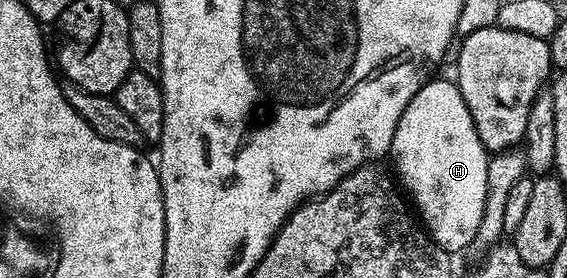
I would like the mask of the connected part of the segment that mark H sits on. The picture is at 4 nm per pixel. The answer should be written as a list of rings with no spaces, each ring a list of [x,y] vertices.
[[[433,77],[412,97],[410,104],[406,104],[406,112],[402,112],[398,128],[394,128],[390,159],[392,158],[392,166],[396,169],[395,177],[406,194],[408,189],[407,197],[418,211],[418,218],[424,229],[443,250],[456,256],[459,255],[459,250],[475,243],[478,226],[482,224],[482,212],[486,208],[486,168],[490,151],[478,138],[478,128],[474,128],[470,108],[466,108],[466,100],[462,100],[462,92],[456,87],[455,81],[448,79],[447,82],[440,77]]]

